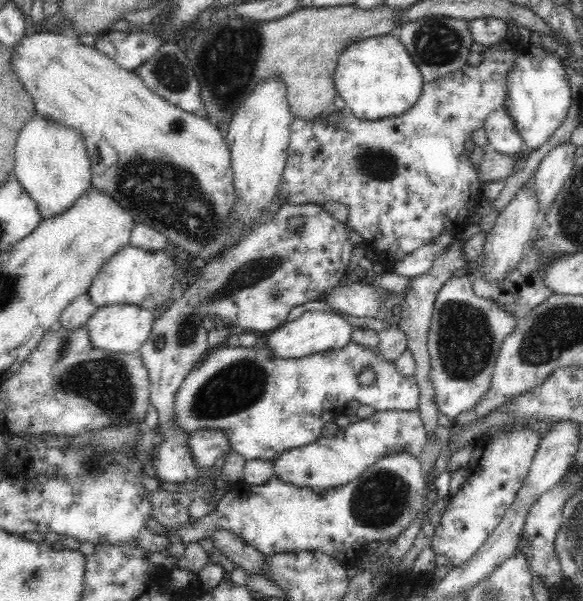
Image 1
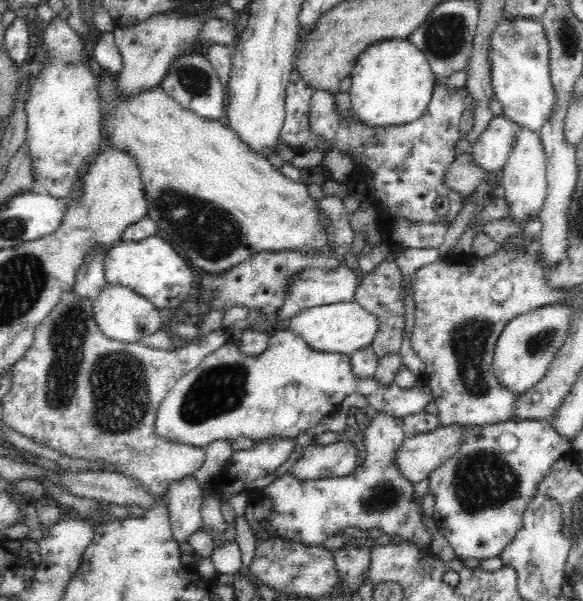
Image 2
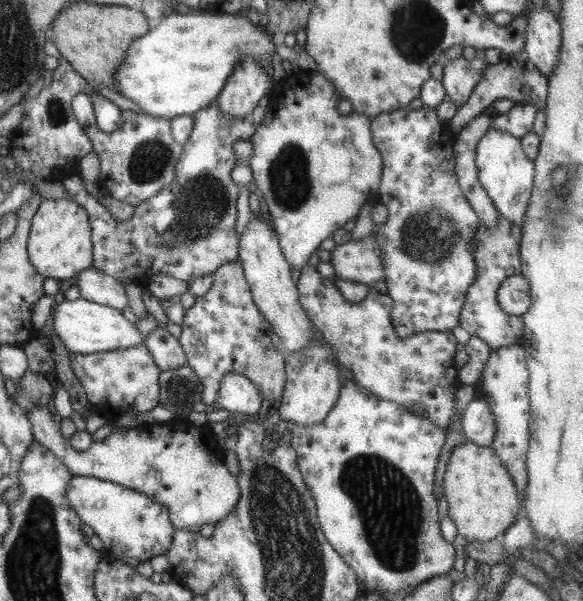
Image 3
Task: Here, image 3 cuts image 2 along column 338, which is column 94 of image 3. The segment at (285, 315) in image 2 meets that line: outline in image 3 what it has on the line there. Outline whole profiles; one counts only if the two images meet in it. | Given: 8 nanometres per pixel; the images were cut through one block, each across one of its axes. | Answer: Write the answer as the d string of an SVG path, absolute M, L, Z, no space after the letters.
M94 265L77 276L76 285L80 290L80 296L90 302L119 311L128 306L128 295L123 284L99 271Z

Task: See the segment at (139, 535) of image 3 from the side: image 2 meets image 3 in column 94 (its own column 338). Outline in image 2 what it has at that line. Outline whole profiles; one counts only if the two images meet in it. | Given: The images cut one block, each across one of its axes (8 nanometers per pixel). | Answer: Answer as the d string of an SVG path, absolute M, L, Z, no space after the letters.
M377 412L376 416L362 431L366 457L364 463L350 476L340 479L330 478L321 480L297 480L292 474L286 472L276 478L269 486L260 489L248 489L248 504L244 517L248 521L254 537L259 541L282 538L293 542L302 542L306 545L322 546L328 538L335 537L339 531L346 528L358 530L371 530L380 528L383 534L390 537L400 536L404 542L412 542L418 548L430 549L432 537L422 524L422 516L415 504L413 483L405 480L396 466L396 450L402 446L406 438L402 430L402 419L394 418L386 412Z

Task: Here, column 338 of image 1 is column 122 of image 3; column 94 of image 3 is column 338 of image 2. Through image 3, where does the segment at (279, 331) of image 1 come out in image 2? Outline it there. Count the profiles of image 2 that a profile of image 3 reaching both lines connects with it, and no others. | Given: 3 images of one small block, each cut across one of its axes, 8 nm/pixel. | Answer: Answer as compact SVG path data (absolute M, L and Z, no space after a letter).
M355 300L352 302L340 302L336 304L324 304L301 310L284 323L296 336L301 336L303 341L316 352L338 353L350 356L356 350L368 346L373 341L378 328L378 319L364 310Z

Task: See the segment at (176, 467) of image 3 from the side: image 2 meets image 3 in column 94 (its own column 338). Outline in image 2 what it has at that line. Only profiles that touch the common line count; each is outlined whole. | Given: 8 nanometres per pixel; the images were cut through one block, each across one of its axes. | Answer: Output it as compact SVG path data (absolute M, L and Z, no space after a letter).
M352 441L320 445L316 442L305 443L302 456L291 467L291 473L297 480L321 480L350 476L357 470L358 449Z

